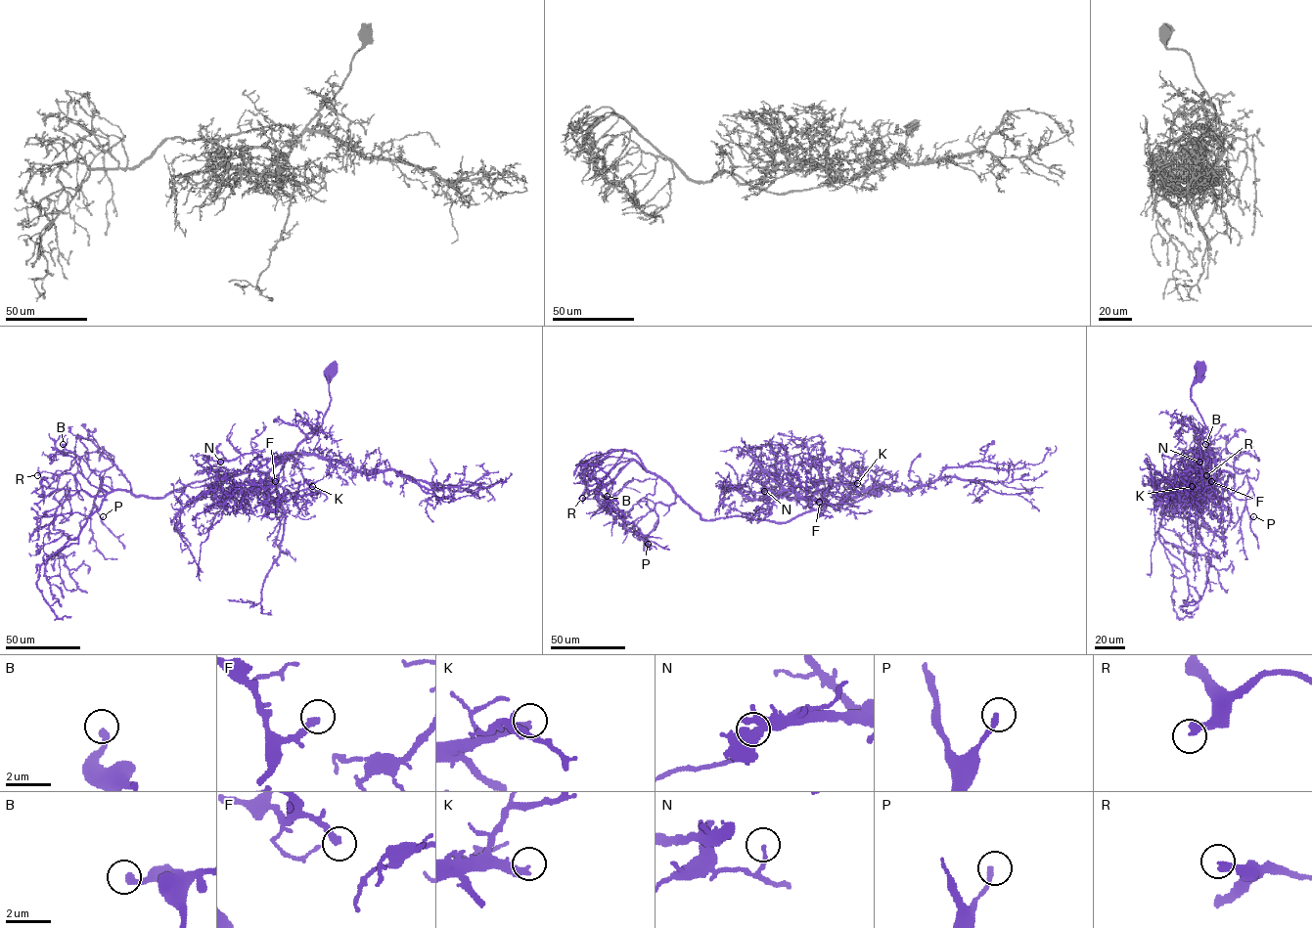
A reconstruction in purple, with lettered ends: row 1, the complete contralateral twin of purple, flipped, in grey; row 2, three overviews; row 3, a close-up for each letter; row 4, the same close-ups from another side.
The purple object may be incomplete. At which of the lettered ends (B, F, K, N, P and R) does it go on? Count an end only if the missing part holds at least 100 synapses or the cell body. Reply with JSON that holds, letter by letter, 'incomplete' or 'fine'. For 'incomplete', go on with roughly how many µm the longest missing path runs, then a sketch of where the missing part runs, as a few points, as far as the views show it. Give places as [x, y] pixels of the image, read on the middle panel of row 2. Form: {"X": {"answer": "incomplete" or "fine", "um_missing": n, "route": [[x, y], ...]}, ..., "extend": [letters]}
{"B": {"answer": "fine"}, "F": {"answer": "fine"}, "K": {"answer": "incomplete", "um_missing": 30, "route": [[857, 483], [870, 488], [873, 478], [880, 469]]}, "N": {"answer": "fine"}, "P": {"answer": "fine"}, "R": {"answer": "fine"}, "extend": ["K"]}

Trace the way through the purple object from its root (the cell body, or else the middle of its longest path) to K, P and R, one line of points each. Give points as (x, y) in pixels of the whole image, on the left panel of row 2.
K: (332, 370), (328, 378), (331, 401), (321, 425), (269, 472), (266, 501), (312, 486)
P: (332, 370), (321, 425), (267, 471), (210, 477), (146, 497), (131, 493), (111, 459), (95, 500), (103, 516)
R: (332, 370), (321, 425), (266, 471), (210, 477), (157, 498), (122, 490), (91, 496), (70, 473), (37, 475)

